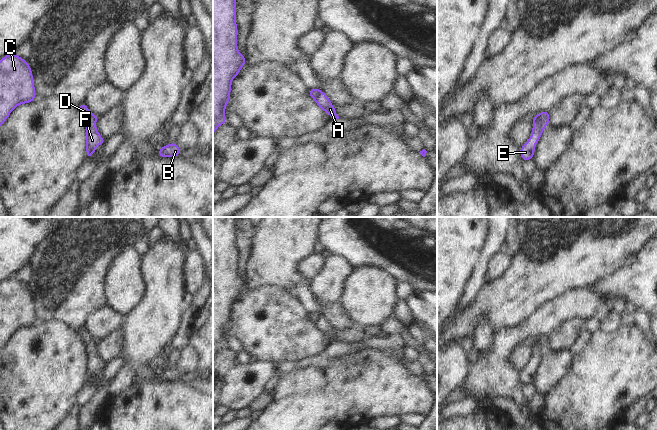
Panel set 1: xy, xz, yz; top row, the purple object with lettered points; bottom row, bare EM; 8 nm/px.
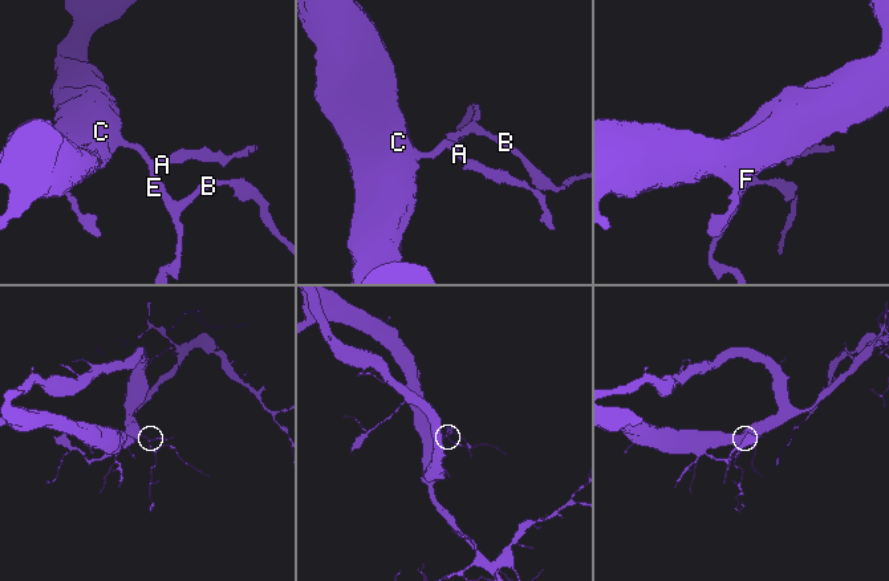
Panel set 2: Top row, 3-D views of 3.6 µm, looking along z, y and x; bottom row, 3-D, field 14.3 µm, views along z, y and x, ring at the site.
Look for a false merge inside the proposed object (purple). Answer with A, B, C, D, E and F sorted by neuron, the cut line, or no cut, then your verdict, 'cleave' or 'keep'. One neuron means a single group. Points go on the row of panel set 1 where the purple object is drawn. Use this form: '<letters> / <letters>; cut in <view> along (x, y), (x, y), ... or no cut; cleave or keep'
A / B C D E F; cut in yz along (533, 117), (545, 126); cleave

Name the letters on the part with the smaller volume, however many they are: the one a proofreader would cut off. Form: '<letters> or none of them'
A

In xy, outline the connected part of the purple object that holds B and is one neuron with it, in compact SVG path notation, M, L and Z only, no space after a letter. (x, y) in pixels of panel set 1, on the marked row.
M176 141L171 144L166 144L158 151L158 157L169 158L179 156L182 150L178 147Z

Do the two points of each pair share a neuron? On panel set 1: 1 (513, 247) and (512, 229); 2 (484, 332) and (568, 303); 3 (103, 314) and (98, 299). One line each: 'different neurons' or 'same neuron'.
1: same neuron
2: different neurons
3: different neurons

